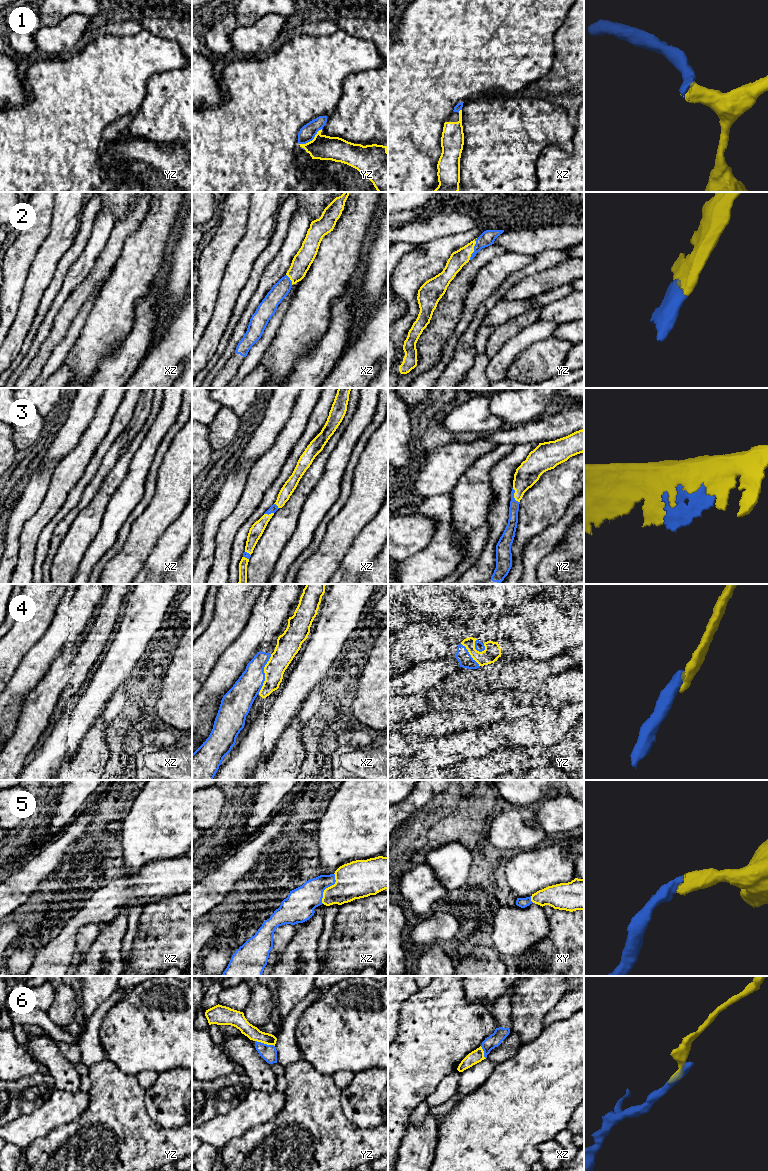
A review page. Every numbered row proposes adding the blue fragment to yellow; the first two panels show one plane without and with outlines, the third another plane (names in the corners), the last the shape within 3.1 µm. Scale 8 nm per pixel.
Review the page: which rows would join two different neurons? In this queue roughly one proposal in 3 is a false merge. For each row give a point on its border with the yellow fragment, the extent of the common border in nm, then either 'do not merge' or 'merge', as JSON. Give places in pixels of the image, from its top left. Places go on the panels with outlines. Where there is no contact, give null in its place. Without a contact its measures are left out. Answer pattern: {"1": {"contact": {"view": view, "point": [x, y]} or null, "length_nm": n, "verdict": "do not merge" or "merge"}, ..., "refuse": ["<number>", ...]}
{"1": {"contact": {"view": "yz", "point": [312, 140]}, "length_nm": 220, "verdict": "merge"}, "2": {"contact": {"view": "yz", "point": [473, 249]}, "length_nm": 190, "verdict": "merge"}, "3": {"contact": {"view": "yz", "point": [514, 496]}, "length_nm": 130, "verdict": "merge"}, "4": {"contact": {"view": "xz", "point": [265, 674]}, "length_nm": 340, "verdict": "merge"}, "5": {"contact": {"view": "xz", "point": [328, 887]}, "length_nm": 260, "verdict": "merge"}, "6": {"contact": {"view": "yz", "point": [265, 1043]}, "length_nm": 170, "verdict": "do not merge"}, "refuse": ["6"]}

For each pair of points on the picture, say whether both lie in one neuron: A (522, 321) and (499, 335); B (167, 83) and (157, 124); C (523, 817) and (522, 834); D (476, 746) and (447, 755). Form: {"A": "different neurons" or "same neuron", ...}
{"A": "same neuron", "B": "same neuron", "C": "same neuron", "D": "same neuron"}

